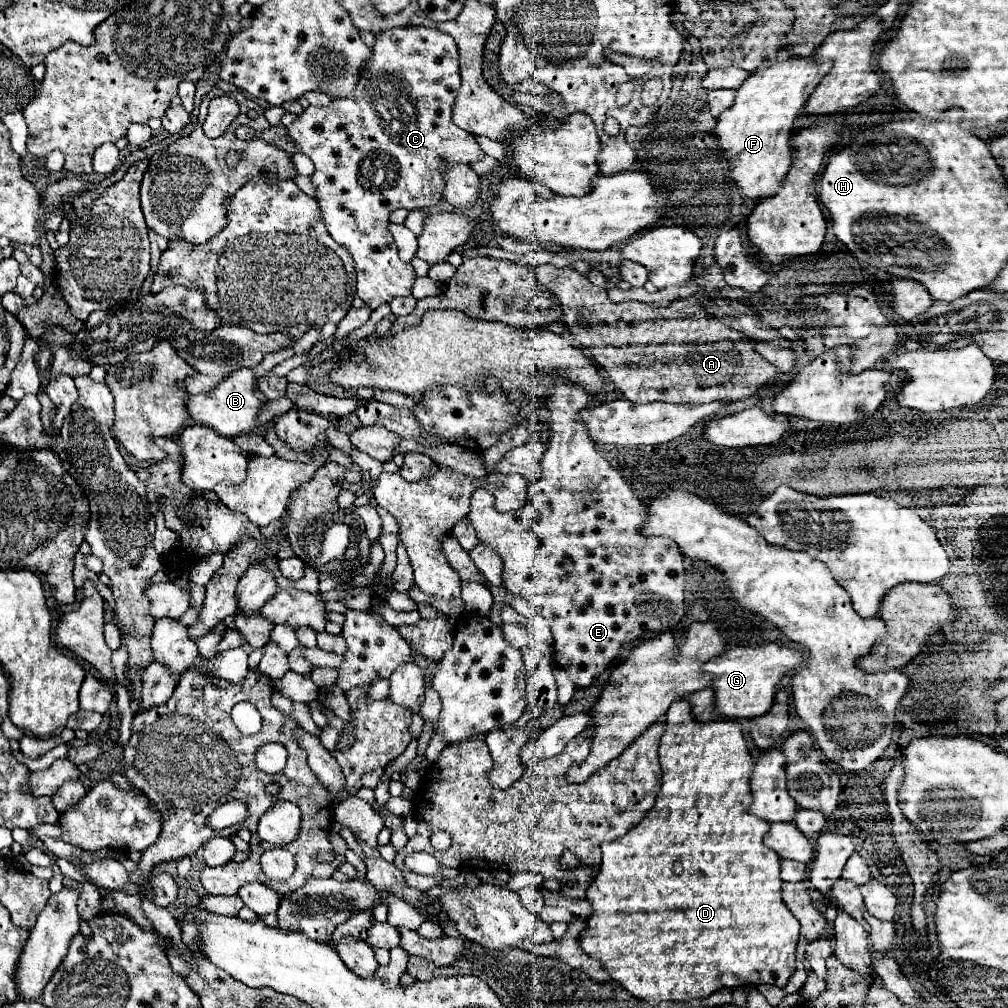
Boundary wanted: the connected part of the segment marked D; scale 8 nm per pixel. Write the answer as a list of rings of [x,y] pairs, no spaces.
[[[679,699],[671,703],[667,715],[667,731],[661,737],[659,745],[659,761],[663,771],[663,785],[657,795],[657,801],[653,809],[645,813],[641,823],[629,833],[625,833],[621,839],[613,843],[603,843],[603,859],[601,869],[597,877],[593,879],[591,887],[587,889],[587,901],[593,905],[593,915],[587,919],[587,927],[581,933],[581,947],[589,957],[595,957],[603,963],[605,969],[609,969],[611,977],[619,981],[633,997],[645,999],[651,1005],[659,1005],[661,1001],[693,1001],[693,999],[705,999],[713,991],[719,991],[723,987],[741,987],[745,983],[767,983],[767,985],[779,985],[783,987],[787,979],[795,971],[795,947],[799,939],[799,921],[793,917],[793,913],[787,909],[781,897],[783,881],[779,877],[781,871],[781,859],[777,853],[773,853],[769,847],[763,845],[763,837],[769,831],[769,823],[765,819],[755,817],[749,813],[749,805],[753,801],[751,797],[751,773],[753,773],[753,757],[747,749],[747,741],[743,731],[728,730],[728,720],[702,723],[695,721],[689,702]]]

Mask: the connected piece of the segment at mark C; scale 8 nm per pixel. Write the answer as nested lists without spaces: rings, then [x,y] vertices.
[[[395,27],[395,29],[389,29],[385,33],[379,33],[377,35],[377,43],[373,45],[373,57],[369,59],[369,63],[365,65],[361,77],[359,77],[359,85],[355,89],[355,97],[351,99],[341,99],[341,101],[335,101],[331,103],[329,107],[307,107],[289,127],[287,127],[287,135],[293,139],[295,147],[305,153],[313,165],[315,165],[315,173],[311,175],[311,183],[315,187],[315,199],[319,203],[319,209],[321,209],[321,219],[329,231],[329,235],[339,243],[343,245],[349,255],[353,257],[355,261],[355,275],[357,275],[357,295],[363,299],[365,305],[369,305],[371,309],[377,309],[381,303],[385,301],[391,301],[393,297],[397,295],[409,295],[411,293],[411,287],[413,287],[413,281],[415,281],[415,271],[413,267],[409,267],[407,263],[403,263],[397,255],[397,245],[393,241],[393,235],[389,233],[389,215],[395,211],[395,209],[429,209],[433,205],[439,203],[439,199],[443,197],[443,177],[441,173],[445,171],[445,165],[447,163],[473,163],[473,161],[481,161],[485,157],[485,153],[481,151],[481,147],[477,145],[475,137],[471,133],[465,133],[463,129],[459,129],[457,125],[453,125],[451,121],[451,107],[455,103],[455,97],[457,97],[457,91],[459,91],[459,85],[461,85],[461,77],[459,77],[459,63],[457,63],[457,45],[455,41],[437,31],[437,29],[429,29],[429,27]]]

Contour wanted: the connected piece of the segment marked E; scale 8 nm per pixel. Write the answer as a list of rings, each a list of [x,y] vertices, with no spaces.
[[[557,381],[547,401],[547,407],[553,413],[551,441],[541,463],[543,475],[529,485],[529,501],[519,511],[497,513],[493,495],[485,489],[477,489],[471,497],[469,519],[479,541],[491,545],[501,555],[505,587],[533,603],[549,621],[555,663],[563,669],[577,665],[579,669],[593,669],[593,675],[601,675],[617,661],[621,651],[651,639],[653,633],[679,627],[679,621],[685,615],[685,567],[681,565],[683,559],[679,557],[677,545],[667,545],[665,537],[647,537],[643,543],[649,551],[641,551],[641,525],[645,523],[641,501],[589,439],[581,409],[589,409],[591,405],[593,397],[589,393],[569,387],[567,381]]]

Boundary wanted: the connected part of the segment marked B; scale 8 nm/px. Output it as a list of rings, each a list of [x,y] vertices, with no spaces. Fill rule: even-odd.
[[[239,369],[237,373],[231,373],[229,377],[225,377],[225,381],[221,381],[221,385],[217,385],[217,389],[205,393],[205,395],[193,395],[187,401],[187,411],[189,415],[201,423],[211,427],[213,431],[217,431],[223,437],[237,437],[241,433],[249,435],[249,433],[257,433],[257,415],[263,407],[263,401],[257,397],[257,377],[253,373],[253,369]]]

